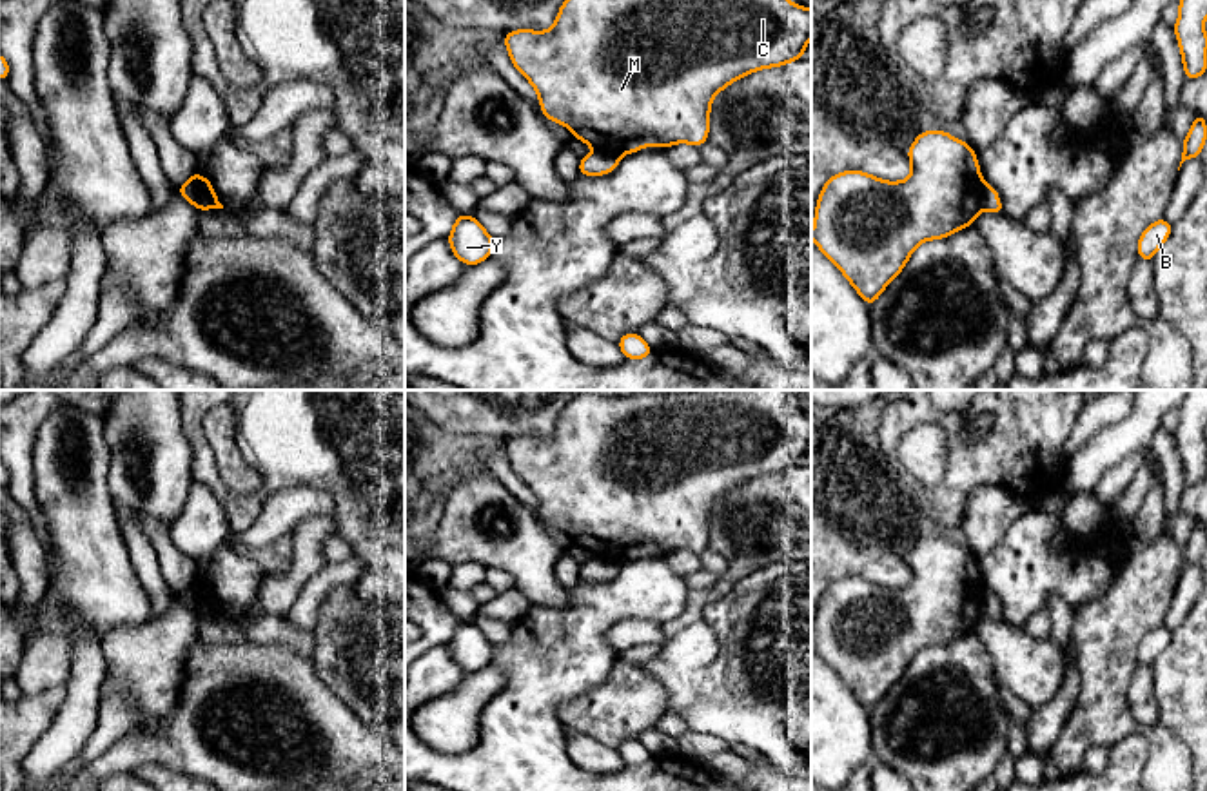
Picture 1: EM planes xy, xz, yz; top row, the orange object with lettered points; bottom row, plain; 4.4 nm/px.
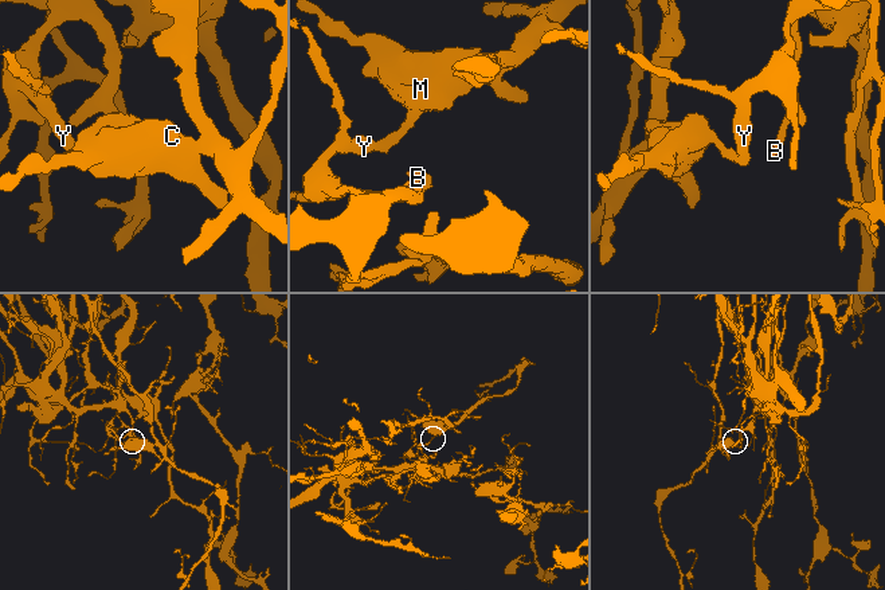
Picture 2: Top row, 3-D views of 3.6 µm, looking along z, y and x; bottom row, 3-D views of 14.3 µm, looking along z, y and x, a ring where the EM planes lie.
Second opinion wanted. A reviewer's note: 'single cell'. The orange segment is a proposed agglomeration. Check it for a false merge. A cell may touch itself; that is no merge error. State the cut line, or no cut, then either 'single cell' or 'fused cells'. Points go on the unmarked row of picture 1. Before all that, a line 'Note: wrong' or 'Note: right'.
Note: wrong
xy (193, 581), (202, 590), (207, 614) | fused cells

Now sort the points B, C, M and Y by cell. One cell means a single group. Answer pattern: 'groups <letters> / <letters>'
groups B Y / C M

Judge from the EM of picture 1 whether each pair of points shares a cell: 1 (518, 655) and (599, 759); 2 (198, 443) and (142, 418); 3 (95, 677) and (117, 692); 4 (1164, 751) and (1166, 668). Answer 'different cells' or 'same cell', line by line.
1: different cells
2: different cells
3: different cells
4: different cells

